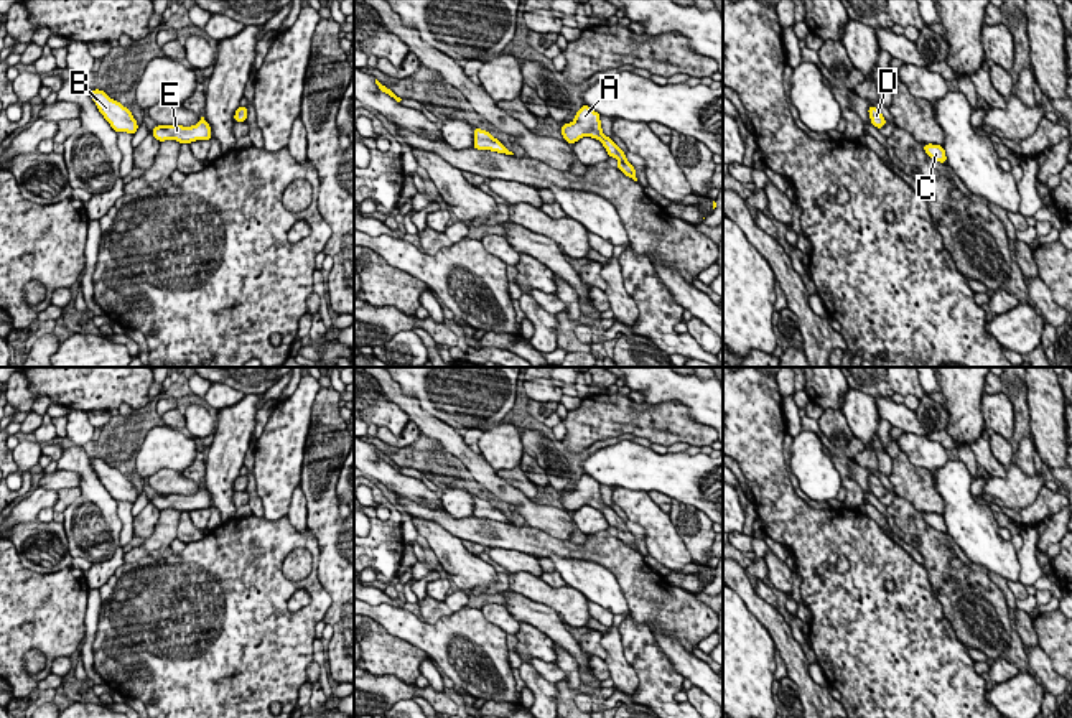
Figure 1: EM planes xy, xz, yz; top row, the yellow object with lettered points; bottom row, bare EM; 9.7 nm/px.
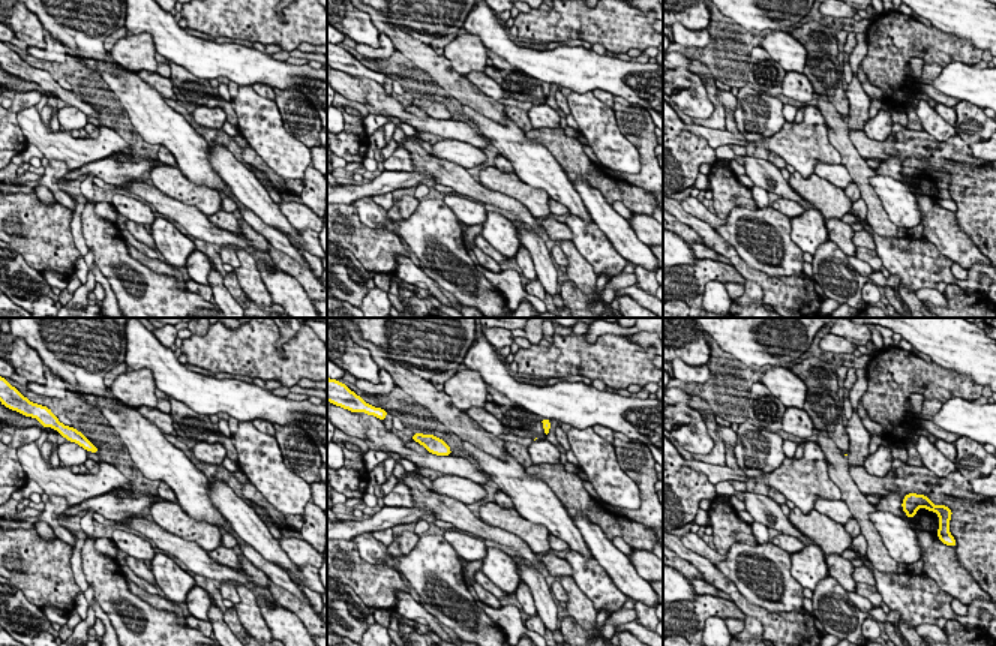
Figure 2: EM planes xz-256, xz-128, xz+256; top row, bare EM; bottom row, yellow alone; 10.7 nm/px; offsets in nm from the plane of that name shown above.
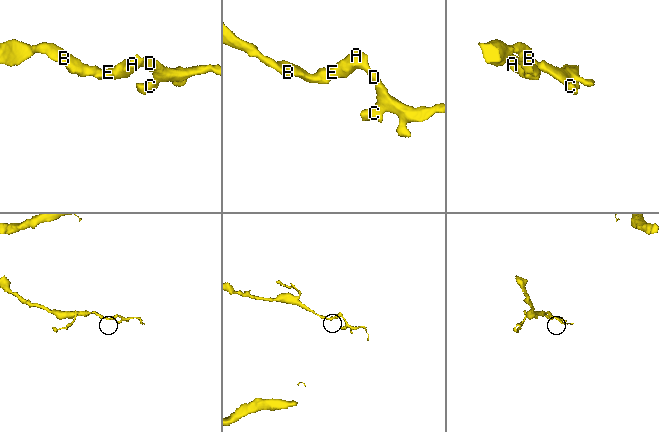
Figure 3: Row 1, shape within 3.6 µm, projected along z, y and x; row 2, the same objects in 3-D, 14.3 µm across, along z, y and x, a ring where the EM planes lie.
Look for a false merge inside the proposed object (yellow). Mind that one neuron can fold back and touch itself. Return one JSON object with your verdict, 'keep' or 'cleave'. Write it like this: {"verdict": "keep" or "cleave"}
{"verdict": "keep"}

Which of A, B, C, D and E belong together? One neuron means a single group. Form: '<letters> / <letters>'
A B C D E

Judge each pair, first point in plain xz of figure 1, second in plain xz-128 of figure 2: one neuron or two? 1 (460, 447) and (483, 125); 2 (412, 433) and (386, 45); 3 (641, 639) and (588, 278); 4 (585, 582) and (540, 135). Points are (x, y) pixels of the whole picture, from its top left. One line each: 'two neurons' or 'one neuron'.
1: two neurons
2: one neuron
3: two neurons
4: two neurons

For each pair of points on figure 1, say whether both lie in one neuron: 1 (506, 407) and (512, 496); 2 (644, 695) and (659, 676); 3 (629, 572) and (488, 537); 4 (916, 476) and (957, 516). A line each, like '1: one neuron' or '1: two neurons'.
1: two neurons
2: one neuron
3: one neuron
4: two neurons

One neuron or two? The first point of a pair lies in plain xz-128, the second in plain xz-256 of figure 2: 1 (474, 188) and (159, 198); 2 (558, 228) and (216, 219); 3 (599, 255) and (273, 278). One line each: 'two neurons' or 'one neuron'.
1: one neuron
2: one neuron
3: two neurons

